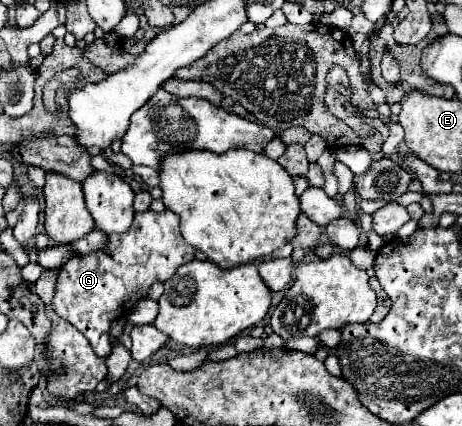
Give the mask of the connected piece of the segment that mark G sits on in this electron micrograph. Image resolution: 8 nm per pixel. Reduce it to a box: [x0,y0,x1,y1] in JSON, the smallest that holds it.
[53,210,195,356]

